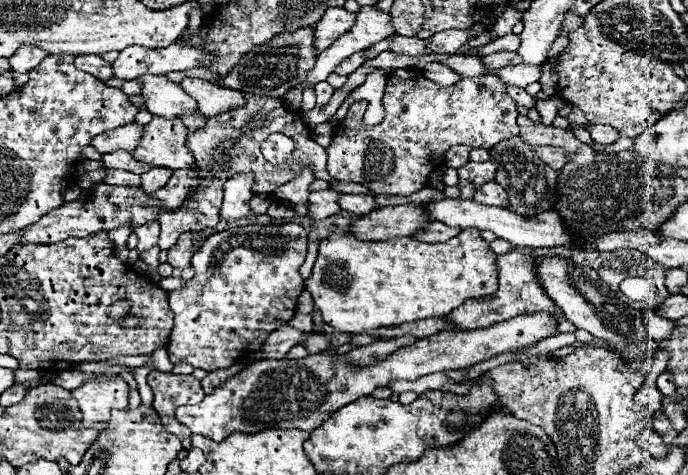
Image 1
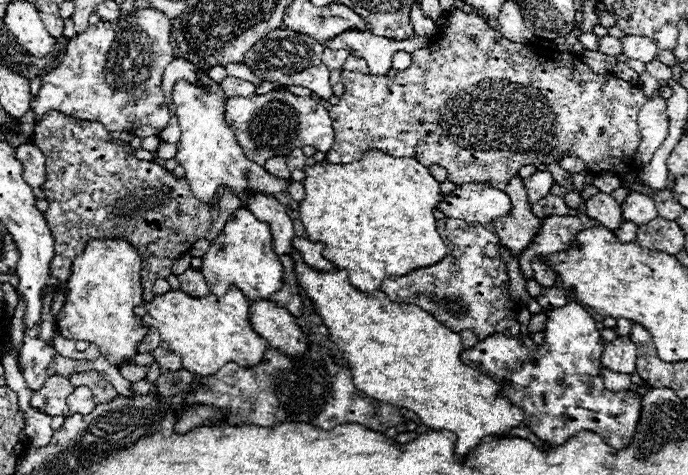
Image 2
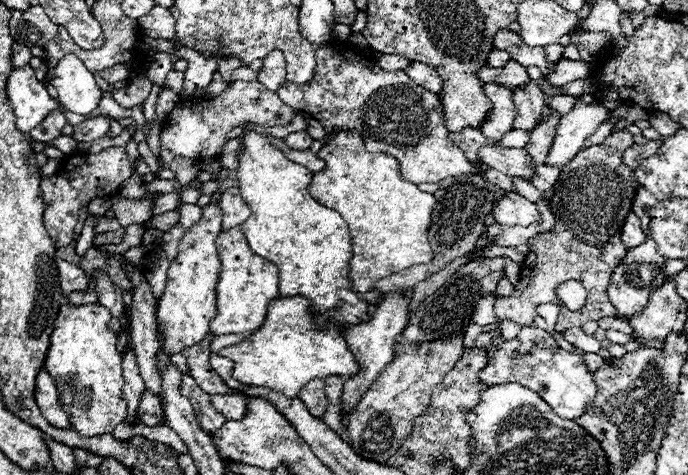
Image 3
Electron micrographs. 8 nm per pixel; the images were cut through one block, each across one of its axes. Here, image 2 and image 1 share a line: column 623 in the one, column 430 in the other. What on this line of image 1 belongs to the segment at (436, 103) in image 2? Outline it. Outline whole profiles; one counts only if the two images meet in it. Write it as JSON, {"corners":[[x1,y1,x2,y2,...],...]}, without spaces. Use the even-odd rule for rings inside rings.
{"corners":[[398,68,398,70,392,70,388,76,382,104,386,110,386,118,380,124,376,126,364,124,364,112,366,112,368,100,360,100,350,106,346,118,336,128,332,144,326,148,328,172,334,180,364,184,376,194,410,196,428,184,430,174,438,166,442,166,444,154,448,148,458,146,458,144,466,144,470,148,492,148,504,138,518,136,516,102,510,100,510,96,506,96,506,84,494,74,462,78,460,82,452,86,440,86,428,80,426,76,422,76,420,70]]}

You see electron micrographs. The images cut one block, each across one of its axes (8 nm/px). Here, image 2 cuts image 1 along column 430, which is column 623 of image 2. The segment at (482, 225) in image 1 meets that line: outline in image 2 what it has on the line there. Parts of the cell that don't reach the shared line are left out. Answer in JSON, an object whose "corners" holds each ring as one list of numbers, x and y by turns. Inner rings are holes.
{"corners":[[630,192,628,198,620,204,620,208,622,208,622,218,634,224,646,224,658,216,654,200,638,192]]}

